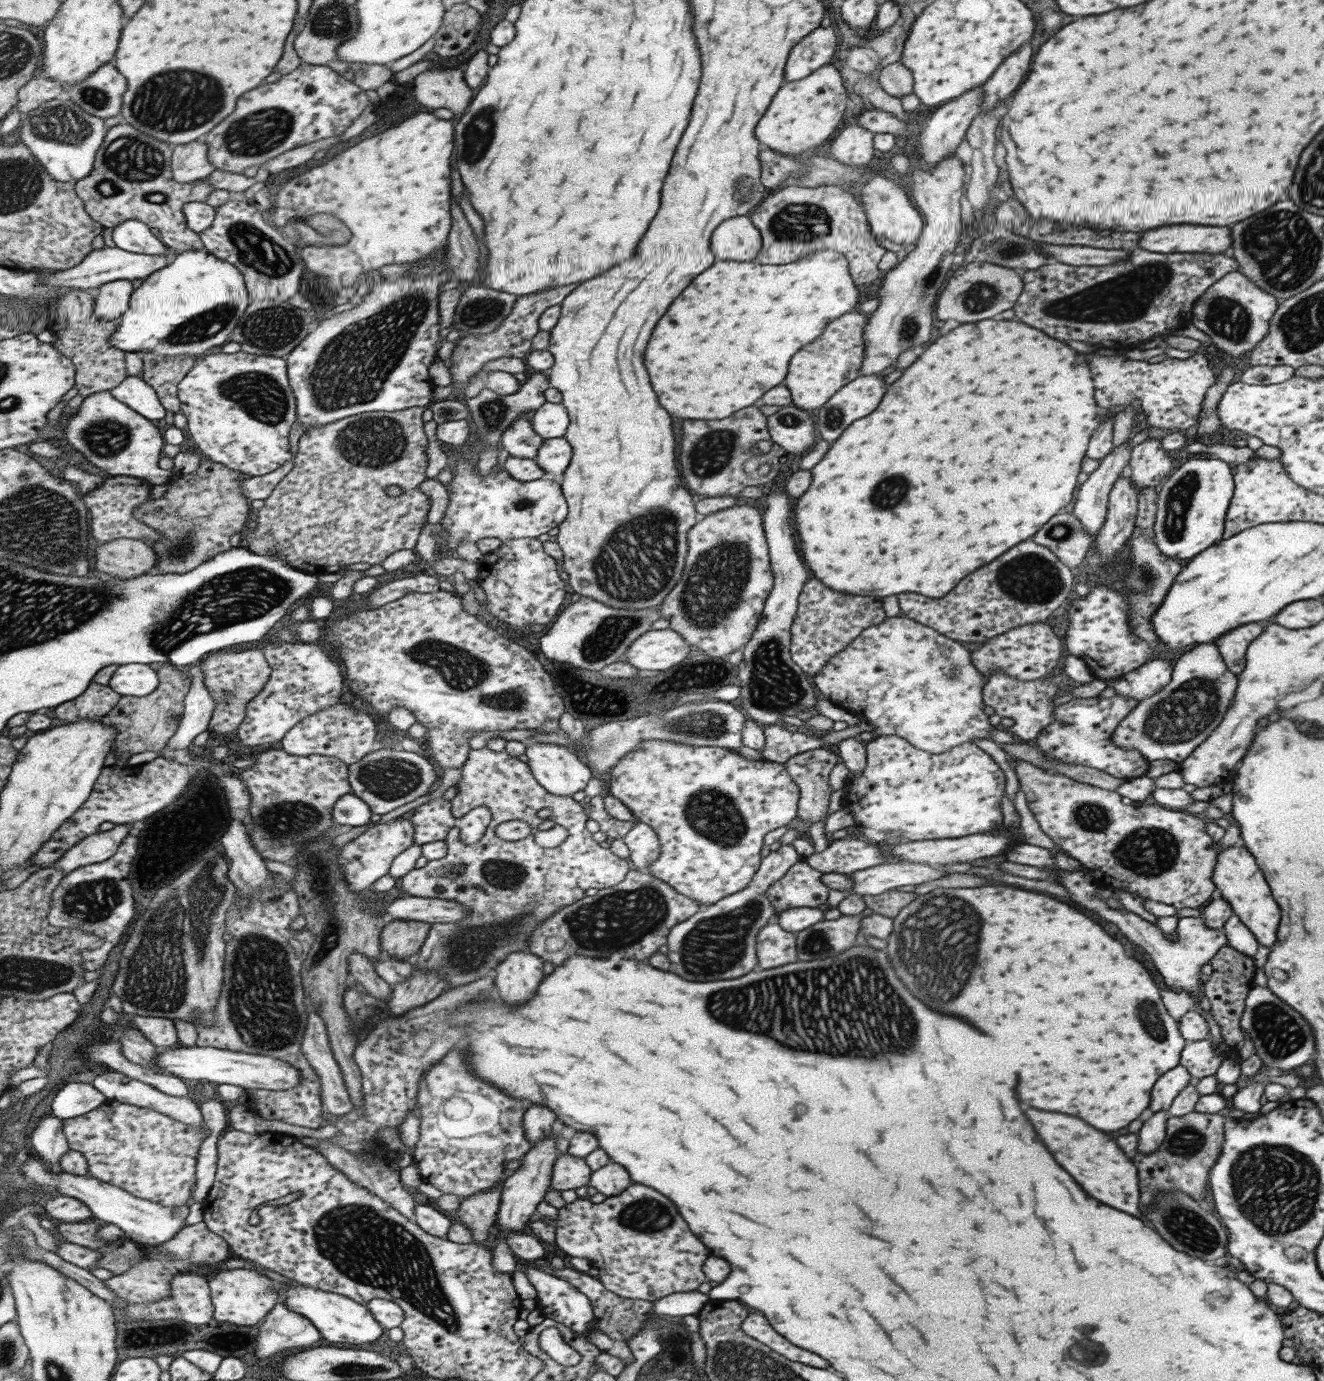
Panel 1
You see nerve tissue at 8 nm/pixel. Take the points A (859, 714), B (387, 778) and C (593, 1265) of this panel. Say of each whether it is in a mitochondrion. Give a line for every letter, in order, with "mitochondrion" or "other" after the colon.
A: other
B: mitochondrion
C: other

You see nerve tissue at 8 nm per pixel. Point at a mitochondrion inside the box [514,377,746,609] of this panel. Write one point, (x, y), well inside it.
(648, 542)

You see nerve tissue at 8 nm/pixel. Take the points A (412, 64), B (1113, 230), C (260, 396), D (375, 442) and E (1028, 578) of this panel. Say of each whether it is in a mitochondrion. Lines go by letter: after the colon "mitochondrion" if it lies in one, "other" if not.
A: other
B: other
C: mitochondrion
D: mitochondrion
E: mitochondrion

